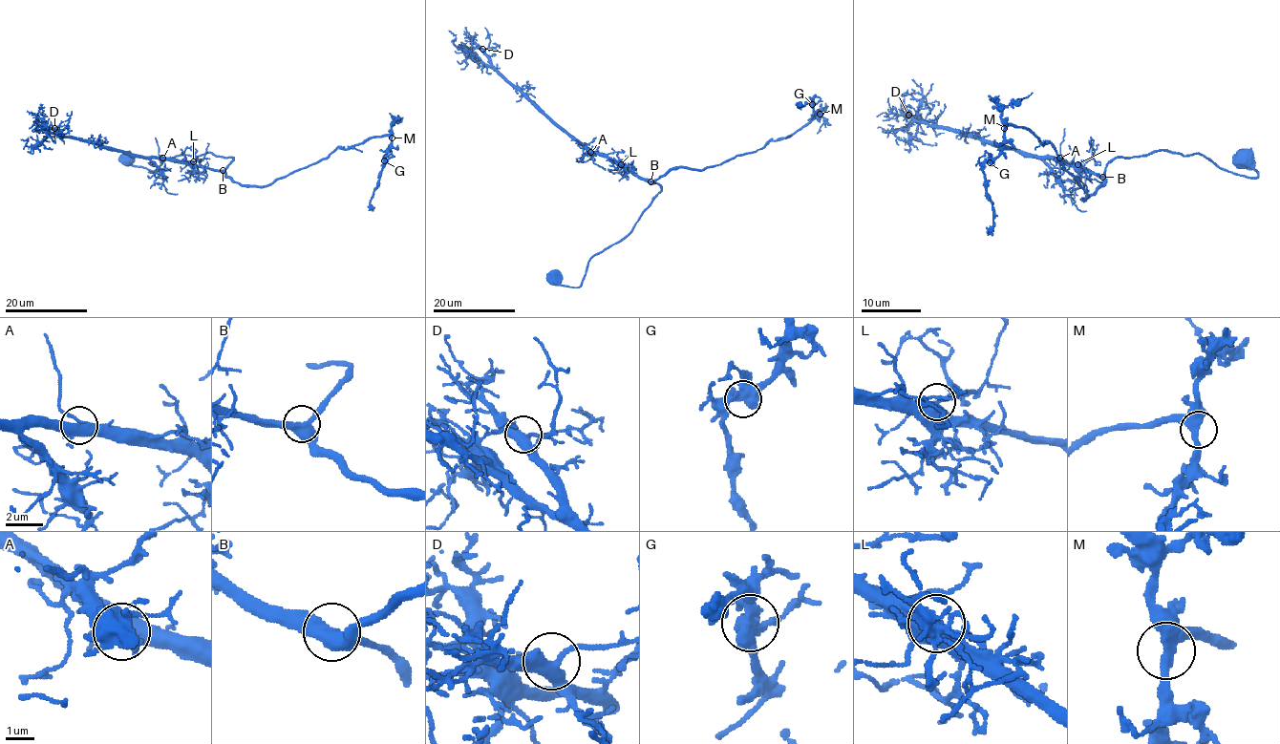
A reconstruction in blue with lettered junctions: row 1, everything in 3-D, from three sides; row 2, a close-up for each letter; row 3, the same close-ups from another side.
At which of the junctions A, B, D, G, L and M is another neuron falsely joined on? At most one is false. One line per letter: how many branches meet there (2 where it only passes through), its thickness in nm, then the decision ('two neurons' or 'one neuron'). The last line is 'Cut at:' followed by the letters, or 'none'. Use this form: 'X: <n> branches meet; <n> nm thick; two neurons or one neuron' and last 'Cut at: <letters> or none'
A: 4 branches meet; 440 nm thick; one neuron
B: 3 branches meet; 440 nm thick; one neuron
D: 3 branches meet; 420 nm thick; one neuron
G: 3 branches meet; 440 nm thick; one neuron
L: 3 branches meet; 400 nm thick; one neuron
M: 3 branches meet; 320 nm thick; one neuron
Cut at: none

